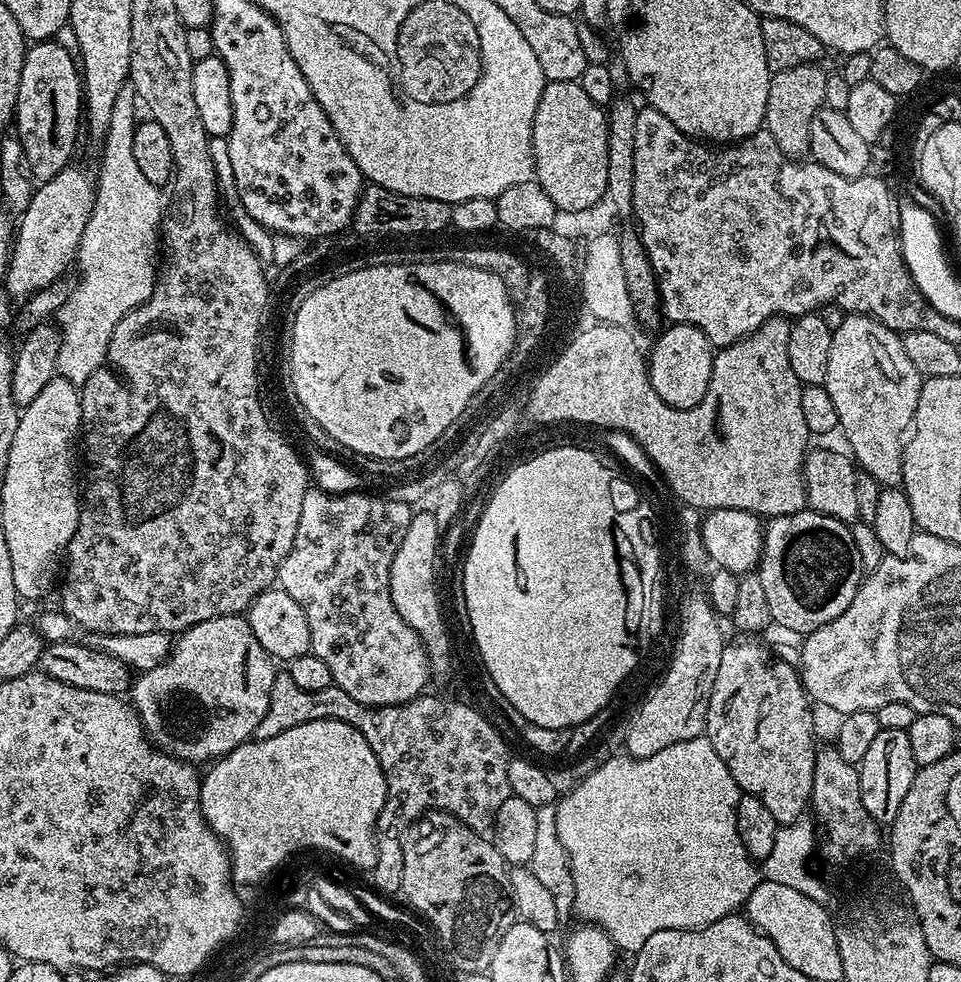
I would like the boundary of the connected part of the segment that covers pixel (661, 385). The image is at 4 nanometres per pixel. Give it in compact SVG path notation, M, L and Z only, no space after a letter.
M669 323L667 327L657 338L652 353L649 356L647 353L648 377L658 398L662 398L662 402L666 402L671 408L698 406L698 402L702 402L706 394L706 386L710 386L713 346L706 334L702 334L702 330L694 326Z

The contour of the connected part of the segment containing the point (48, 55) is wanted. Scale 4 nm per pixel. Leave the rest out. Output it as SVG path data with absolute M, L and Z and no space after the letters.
M55 39L41 40L27 49L25 60L22 62L21 82L18 85L15 126L15 133L22 142L22 148L26 150L26 162L30 162L33 181L49 180L54 178L54 174L69 167L71 160L68 159L76 148L80 128L82 132L82 73L77 57Z

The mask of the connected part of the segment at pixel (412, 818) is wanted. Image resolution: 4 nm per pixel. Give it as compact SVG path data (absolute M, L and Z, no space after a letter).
M280 670L274 678L274 686L270 686L270 706L266 706L266 718L262 718L256 727L255 739L265 740L274 738L274 734L283 734L285 730L294 730L294 726L302 726L308 720L341 720L357 728L362 738L366 738L370 750L374 750L382 766L388 795L388 801L382 806L376 823L376 864L370 869L371 887L381 894L400 892L404 865L402 837L425 812L443 810L458 818L468 828L483 833L496 823L498 806L502 806L502 802L506 802L506 798L512 795L508 773L510 753L503 734L478 709L468 704L459 704L456 700L439 700L436 696L428 695L432 694L421 694L401 704L376 708L372 704L363 704L350 698L346 690L335 686L318 690L317 693L302 690L288 670Z

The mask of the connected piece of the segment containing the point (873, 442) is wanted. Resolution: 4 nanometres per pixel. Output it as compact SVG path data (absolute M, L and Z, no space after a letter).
M845 315L842 326L832 330L830 362L826 362L826 378L823 385L838 409L839 431L844 432L845 438L848 439L855 463L863 471L865 468L877 480L877 485L896 486L902 481L906 433L913 427L916 419L921 383L920 371L914 366L914 362L910 362L903 339L873 316Z

